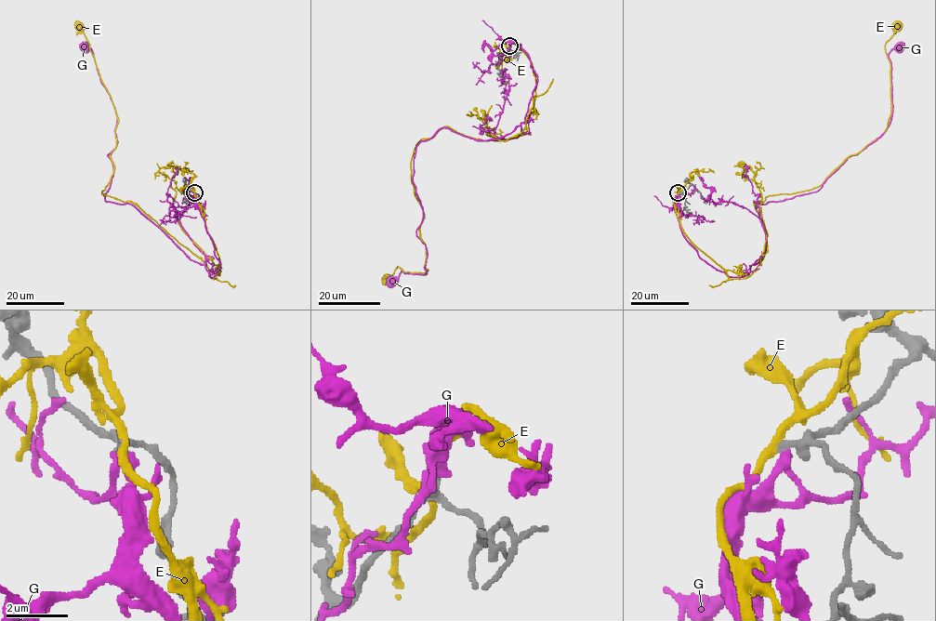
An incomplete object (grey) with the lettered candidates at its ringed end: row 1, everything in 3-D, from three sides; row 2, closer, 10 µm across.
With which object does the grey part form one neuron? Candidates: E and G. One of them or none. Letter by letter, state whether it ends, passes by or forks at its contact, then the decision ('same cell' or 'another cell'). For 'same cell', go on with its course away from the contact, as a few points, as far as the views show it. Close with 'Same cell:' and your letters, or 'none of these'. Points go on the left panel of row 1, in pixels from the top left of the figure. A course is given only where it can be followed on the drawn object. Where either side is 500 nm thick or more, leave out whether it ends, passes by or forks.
E: it passes by | same cell | via (194, 192), (219, 259), (217, 279), (137, 205), (101, 193), (113, 172), (117, 117), (79, 27)
G: it passes by | another cell
Same cell: E

